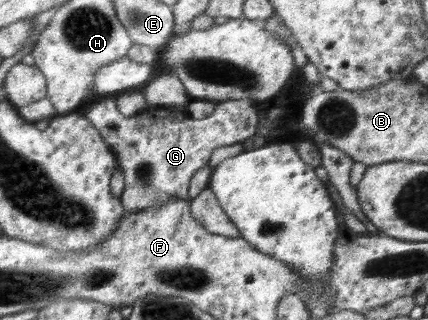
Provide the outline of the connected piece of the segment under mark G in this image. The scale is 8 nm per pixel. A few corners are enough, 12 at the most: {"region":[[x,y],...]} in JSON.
{"region":[[116,96],[81,111],[119,156],[128,212],[189,200],[213,151],[255,134],[250,99],[200,120]]}

